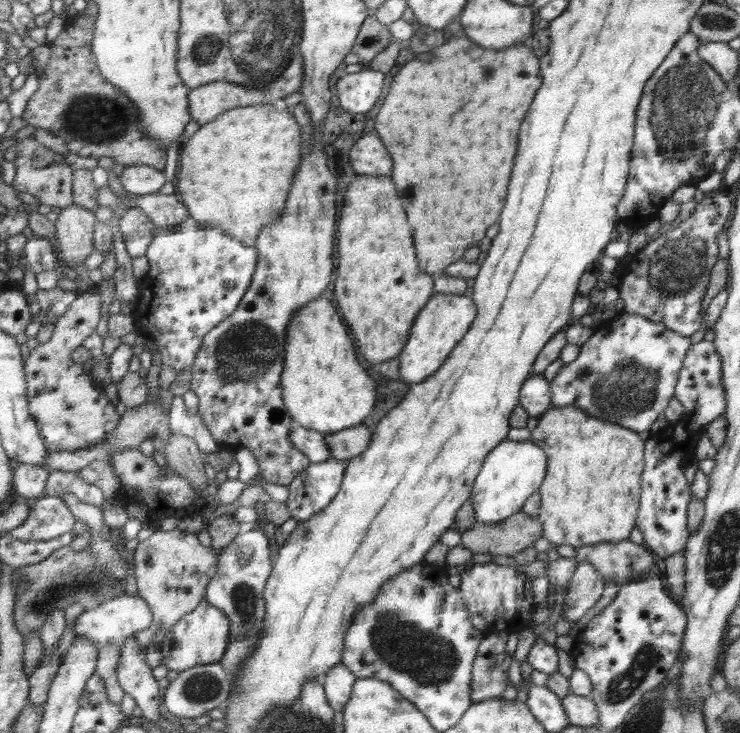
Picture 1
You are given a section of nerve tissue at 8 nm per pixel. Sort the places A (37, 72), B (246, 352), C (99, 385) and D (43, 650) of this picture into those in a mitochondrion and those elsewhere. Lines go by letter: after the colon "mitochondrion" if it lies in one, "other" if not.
A: other
B: mitochondrion
C: other
D: other

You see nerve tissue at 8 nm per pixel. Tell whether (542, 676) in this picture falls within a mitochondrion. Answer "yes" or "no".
no

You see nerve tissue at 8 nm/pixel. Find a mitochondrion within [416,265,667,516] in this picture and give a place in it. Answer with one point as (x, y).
(630, 386)

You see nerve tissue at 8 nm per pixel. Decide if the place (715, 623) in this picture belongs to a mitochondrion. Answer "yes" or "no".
no

